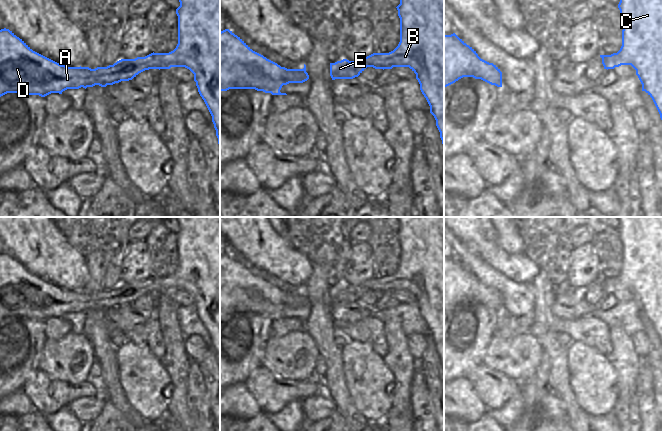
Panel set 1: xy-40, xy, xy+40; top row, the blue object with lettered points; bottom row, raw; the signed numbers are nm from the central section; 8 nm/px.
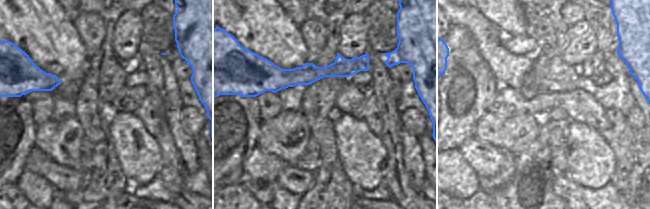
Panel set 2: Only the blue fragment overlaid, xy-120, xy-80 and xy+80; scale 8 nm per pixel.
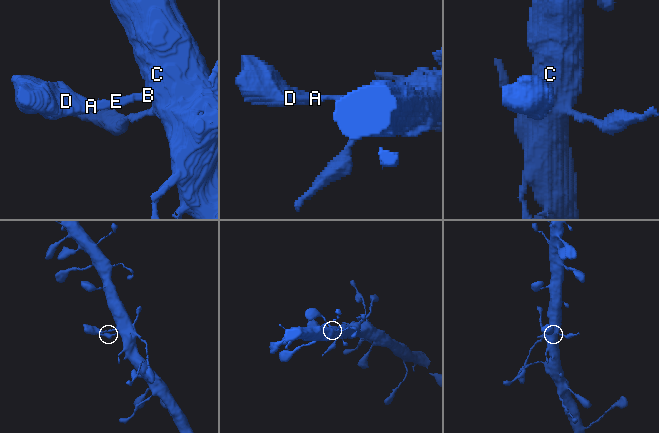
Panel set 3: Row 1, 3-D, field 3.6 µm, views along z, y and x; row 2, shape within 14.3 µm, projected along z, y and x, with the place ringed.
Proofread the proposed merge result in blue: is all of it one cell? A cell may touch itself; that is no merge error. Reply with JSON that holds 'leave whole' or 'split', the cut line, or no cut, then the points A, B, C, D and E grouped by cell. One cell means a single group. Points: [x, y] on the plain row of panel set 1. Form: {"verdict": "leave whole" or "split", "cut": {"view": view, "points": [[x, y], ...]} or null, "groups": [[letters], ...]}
{"verdict": "leave whole", "cut": null, "groups": [["A", "B", "C", "D", "E"]]}

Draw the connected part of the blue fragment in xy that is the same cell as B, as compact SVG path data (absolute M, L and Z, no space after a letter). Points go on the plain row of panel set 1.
M397 217L400 228L396 231L400 242L400 266L389 277L373 277L361 285L343 283L330 287L330 300L335 303L353 303L367 291L392 293L409 291L420 308L430 337L436 344L444 370L444 217Z

